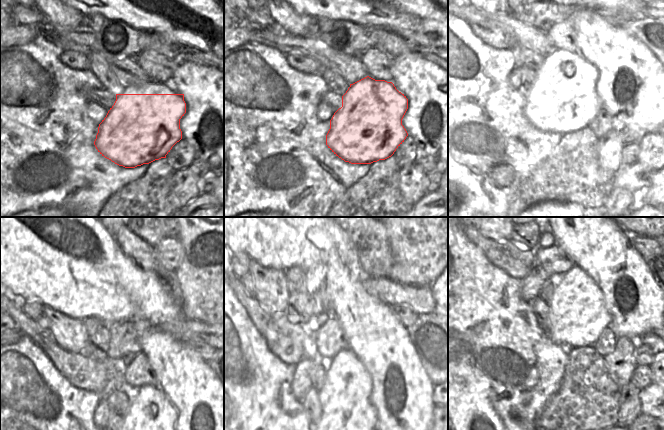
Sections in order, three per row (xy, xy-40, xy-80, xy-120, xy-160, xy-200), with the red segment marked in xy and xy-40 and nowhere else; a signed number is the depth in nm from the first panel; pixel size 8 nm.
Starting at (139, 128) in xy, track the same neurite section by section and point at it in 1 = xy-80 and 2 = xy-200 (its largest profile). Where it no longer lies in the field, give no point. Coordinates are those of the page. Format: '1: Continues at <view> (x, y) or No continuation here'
1: Continues at xy-80 (592, 127)
2: Continues at xy-200 (578, 314).

